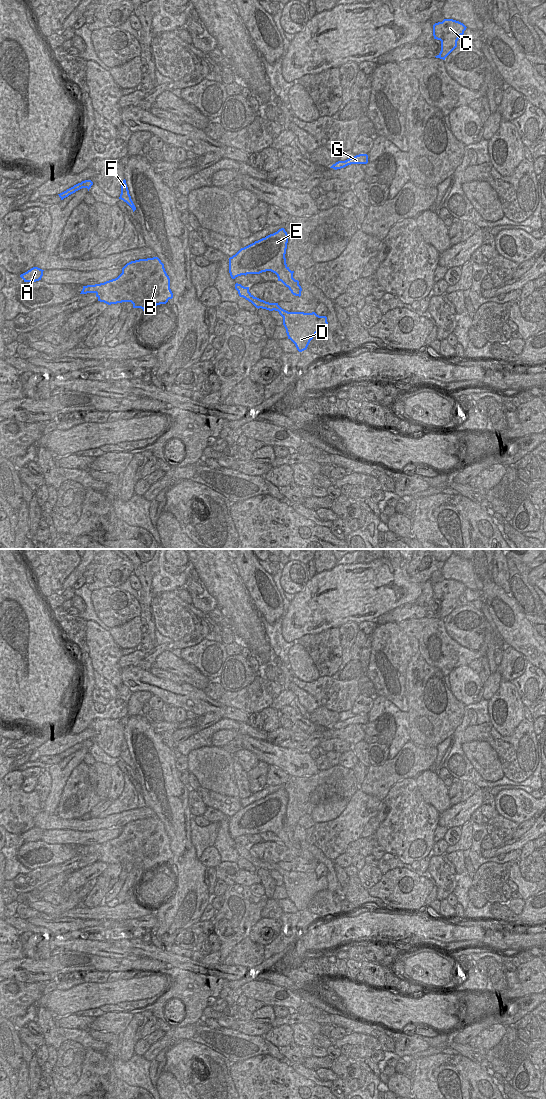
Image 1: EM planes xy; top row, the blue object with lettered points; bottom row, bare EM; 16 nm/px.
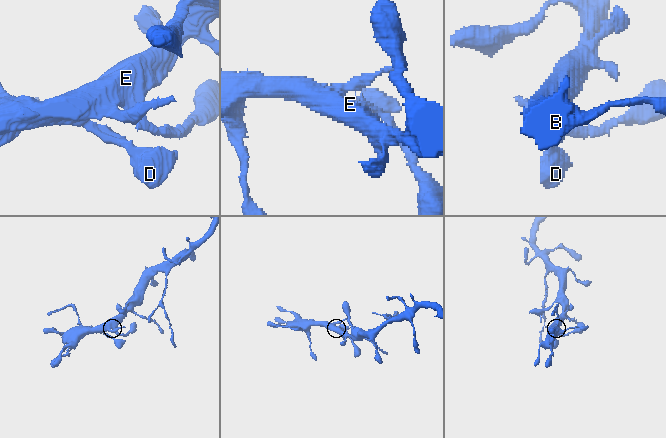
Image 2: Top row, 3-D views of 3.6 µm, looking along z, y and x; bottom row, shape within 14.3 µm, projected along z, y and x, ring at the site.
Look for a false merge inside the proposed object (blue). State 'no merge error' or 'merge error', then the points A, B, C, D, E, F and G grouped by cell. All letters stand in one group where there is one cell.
no merge error; groups A B C D E F G

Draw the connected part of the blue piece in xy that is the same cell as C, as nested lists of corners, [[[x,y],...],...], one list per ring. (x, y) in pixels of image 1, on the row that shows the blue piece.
[[[444,19],[442,22],[433,25],[434,39],[441,41],[441,51],[435,56],[445,60],[445,58],[457,47],[457,41],[464,34],[466,26],[453,19]]]

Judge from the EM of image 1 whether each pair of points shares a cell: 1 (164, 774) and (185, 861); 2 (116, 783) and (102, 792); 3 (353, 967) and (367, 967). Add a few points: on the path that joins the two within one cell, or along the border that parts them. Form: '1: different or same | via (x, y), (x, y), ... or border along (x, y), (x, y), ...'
1: same | via (167, 796), (176, 817), (180, 839)
2: different | border along (110, 767), (110, 788), (106, 798)
3: different | border along (359, 962), (360, 971)

